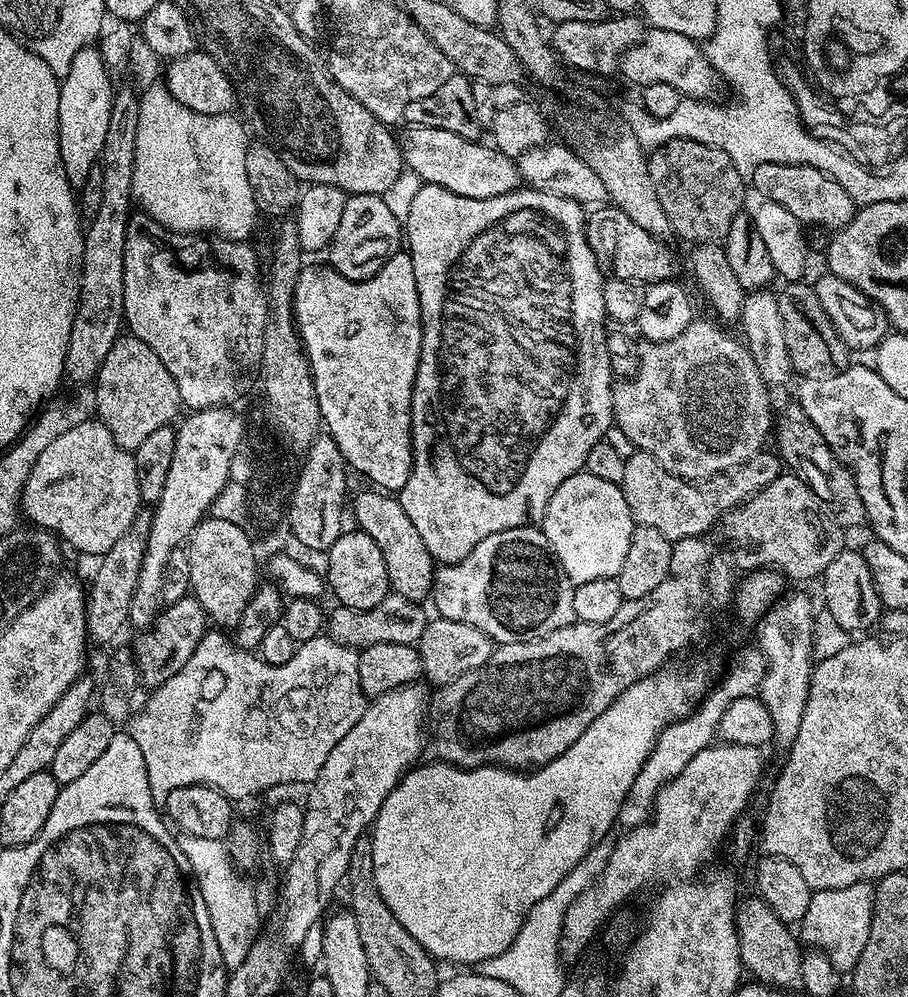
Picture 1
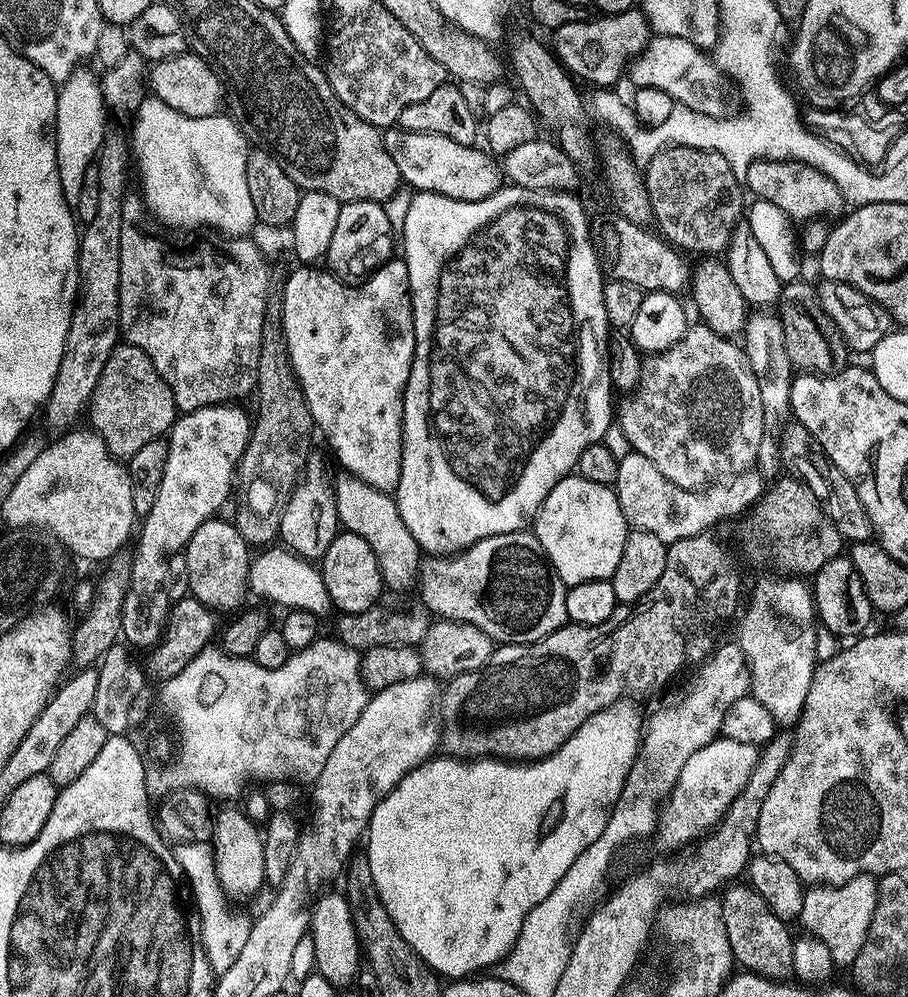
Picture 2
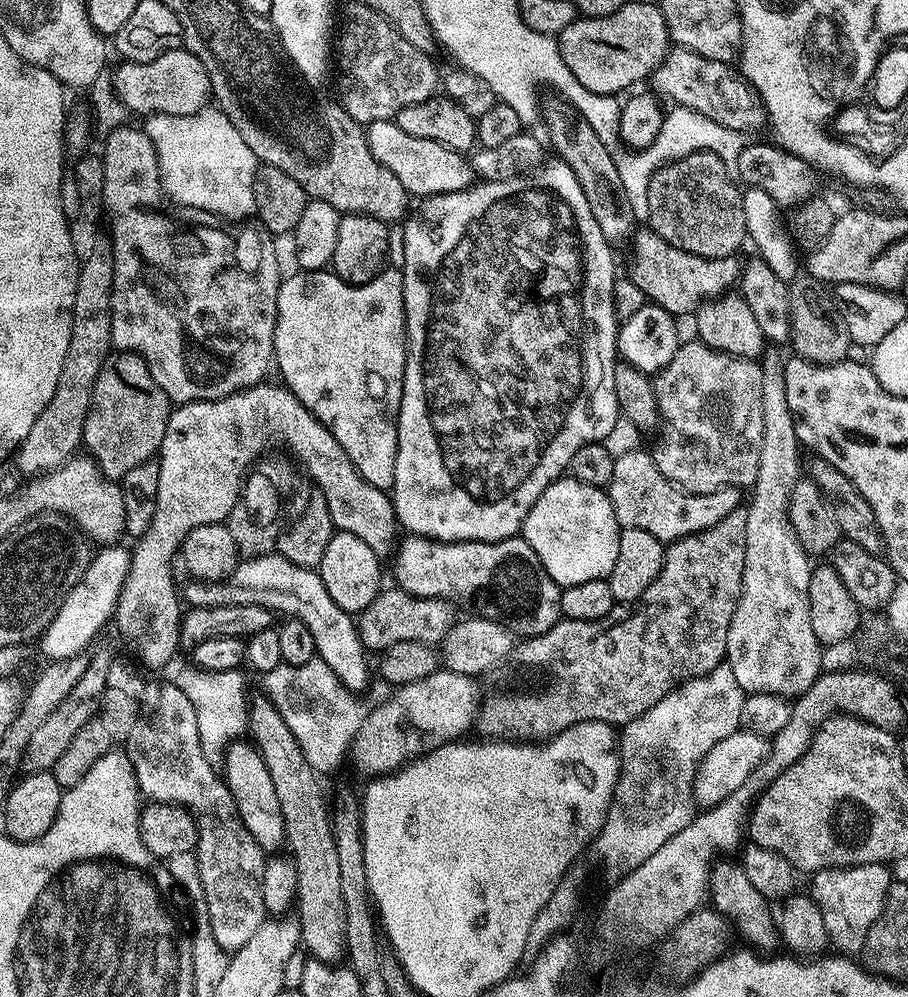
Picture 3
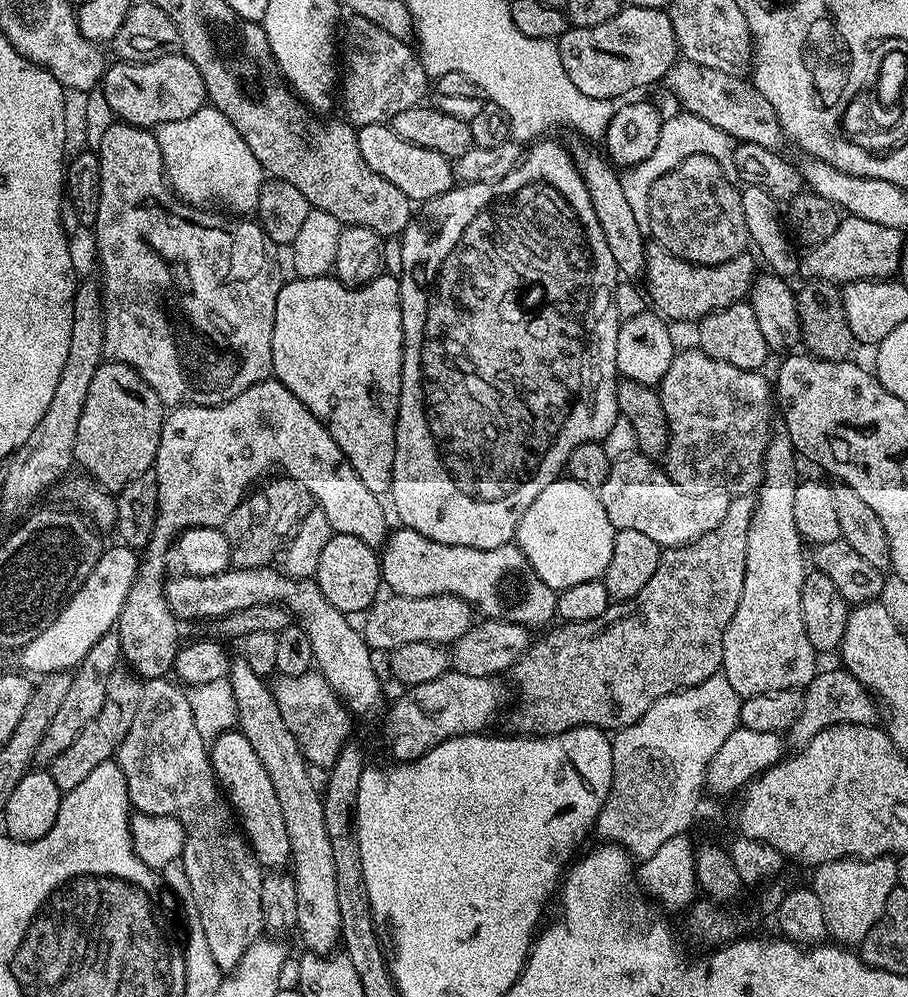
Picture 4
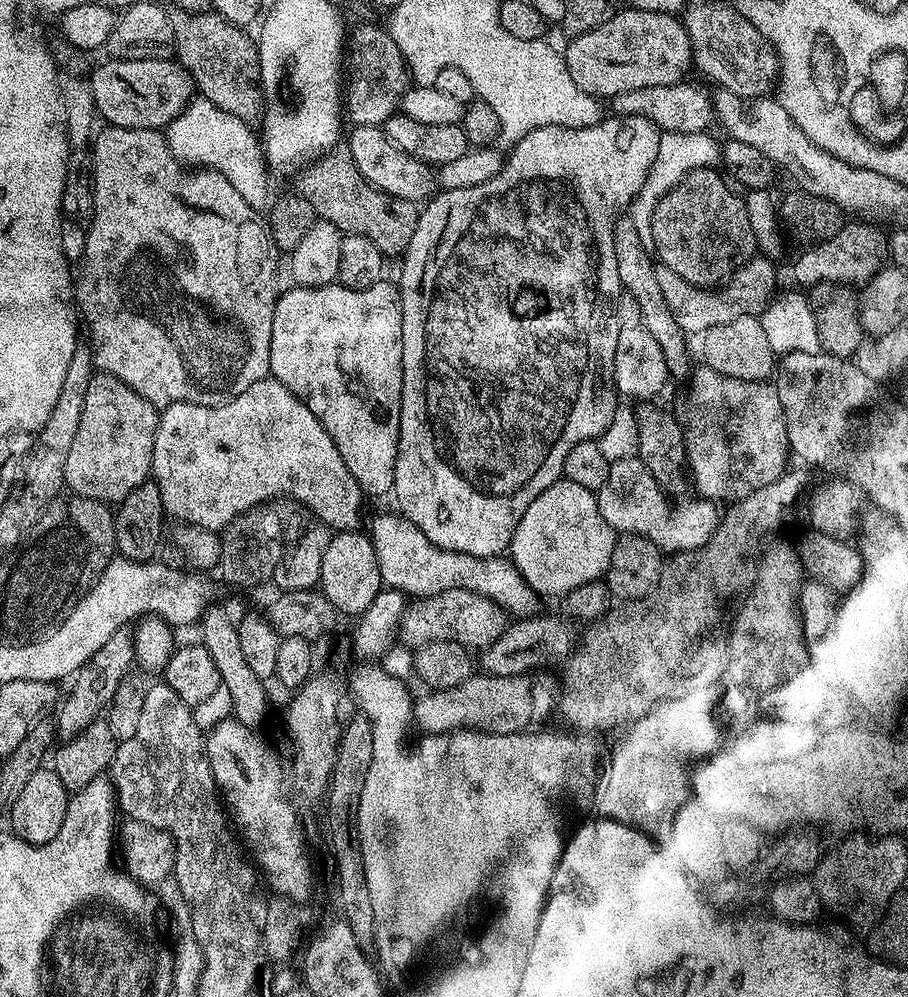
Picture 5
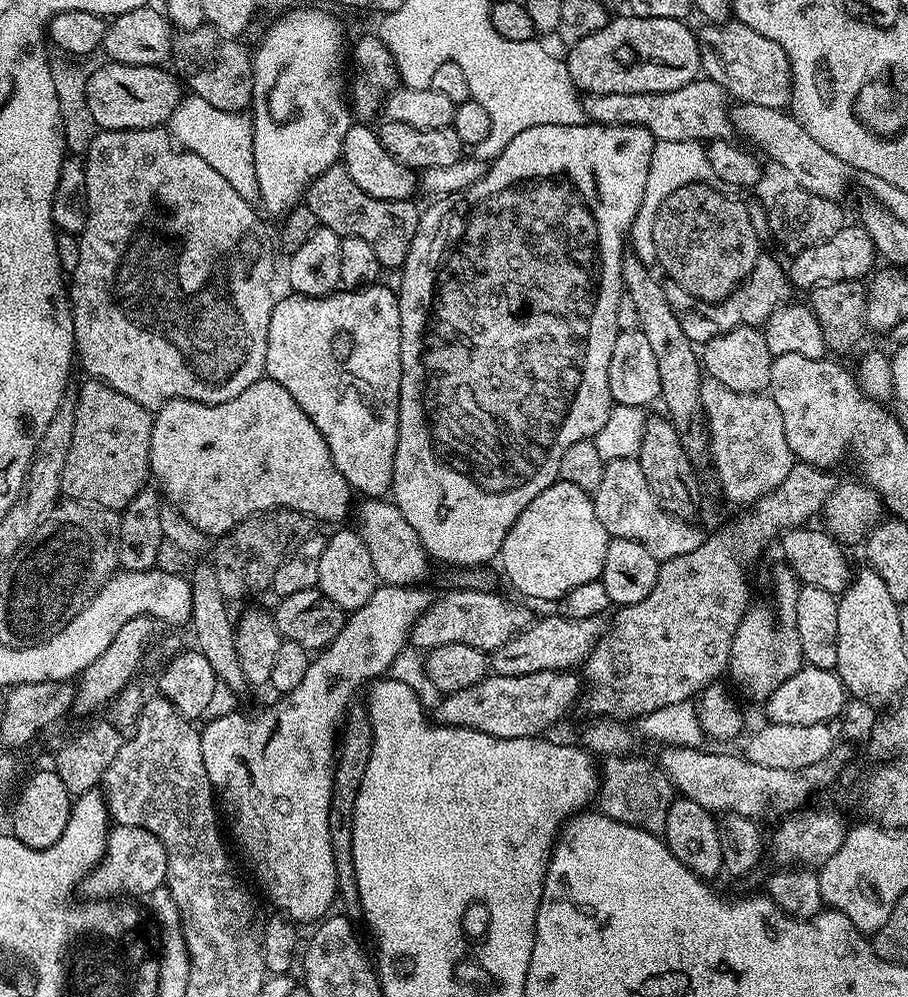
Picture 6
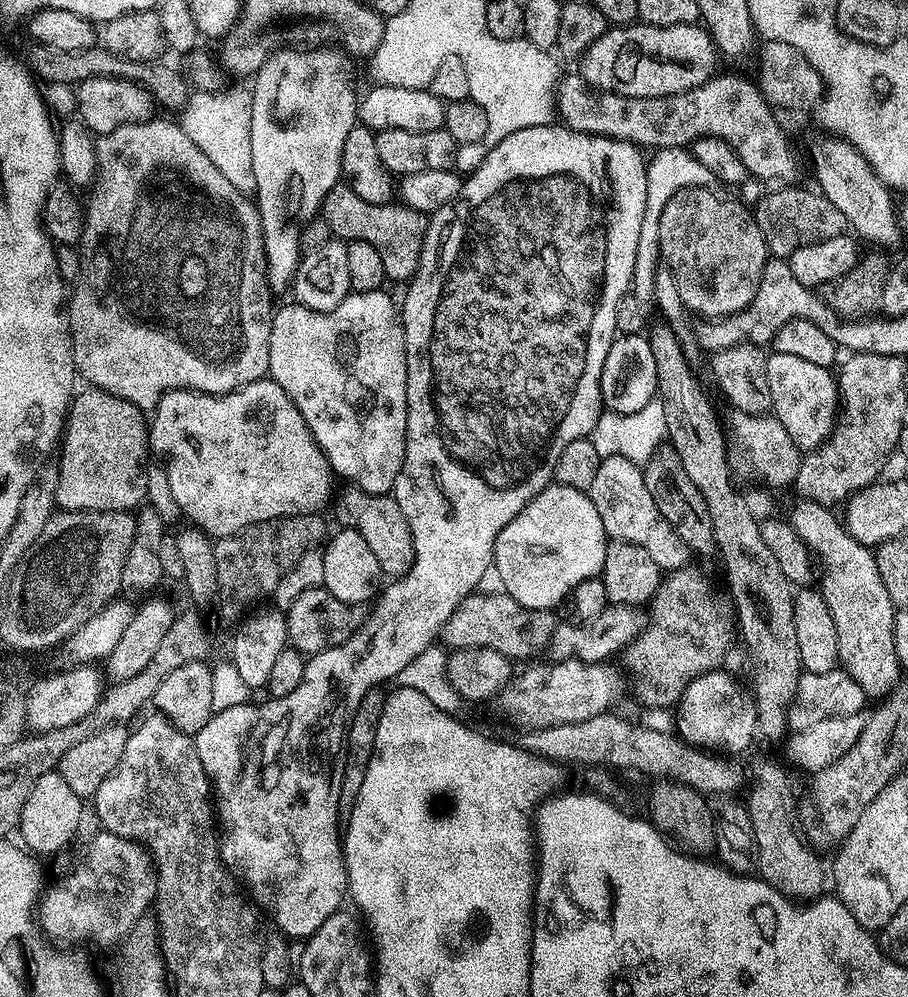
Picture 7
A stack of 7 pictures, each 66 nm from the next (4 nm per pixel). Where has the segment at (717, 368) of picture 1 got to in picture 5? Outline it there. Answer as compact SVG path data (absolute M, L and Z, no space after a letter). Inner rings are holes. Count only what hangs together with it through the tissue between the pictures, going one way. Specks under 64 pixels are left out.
M707 366L693 367L690 372L692 381L688 384L688 405L684 408L682 415L682 427L684 430L684 459L687 467L690 469L690 480L696 483L696 488L701 497L713 502L735 502L754 494L762 486L770 486L779 476L785 475L786 468L784 463L790 460L790 449L788 446L788 435L786 434L786 418L782 414L782 402L778 402L778 390L775 383L768 380L743 380L742 378L732 378L718 374L718 370Z

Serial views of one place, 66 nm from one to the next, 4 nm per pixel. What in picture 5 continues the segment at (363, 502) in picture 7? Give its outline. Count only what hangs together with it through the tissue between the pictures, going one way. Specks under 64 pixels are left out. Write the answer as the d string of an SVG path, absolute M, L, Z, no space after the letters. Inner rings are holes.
M403 514L396 516L376 516L372 520L370 535L374 554L378 558L378 570L381 581L400 592L405 592L408 598L433 596L442 590L470 590L482 594L494 602L509 617L527 618L541 611L541 597L522 578L520 571L511 559L500 556L475 556L462 554L454 550L446 550L434 546L414 522L410 522Z

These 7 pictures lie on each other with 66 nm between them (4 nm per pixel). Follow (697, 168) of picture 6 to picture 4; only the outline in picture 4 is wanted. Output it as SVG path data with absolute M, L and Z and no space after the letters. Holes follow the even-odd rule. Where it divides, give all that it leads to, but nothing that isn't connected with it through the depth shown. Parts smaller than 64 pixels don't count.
M681 111L679 115L672 116L669 120L667 117L661 123L658 146L654 146L654 154L650 154L650 158L646 158L642 162L631 165L620 177L622 190L626 190L626 202L630 202L631 210L634 213L634 222L638 222L638 230L645 234L650 233L650 202L648 201L650 186L654 182L658 182L658 178L662 178L662 174L674 170L674 166L686 162L686 158L713 156L718 162L718 166L722 166L722 174L726 174L728 181L735 185L740 184L738 170L734 166L736 144L732 137L727 136L722 130L718 130L718 126L710 126L710 122L698 118L692 112Z

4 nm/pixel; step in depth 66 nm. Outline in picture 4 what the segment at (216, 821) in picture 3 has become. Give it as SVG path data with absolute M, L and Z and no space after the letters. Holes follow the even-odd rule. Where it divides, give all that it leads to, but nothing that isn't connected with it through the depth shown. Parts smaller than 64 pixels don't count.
M167 677L147 680L142 685L140 702L138 702L138 710L136 717L131 723L129 732L125 735L125 740L118 744L114 753L115 759L118 761L122 774L126 778L126 786L128 787L128 802L136 812L149 812L155 816L172 816L176 820L182 822L184 833L186 834L186 842L184 843L183 861L185 866L185 878L187 887L190 889L190 896L196 899L195 910L201 920L201 925L205 931L206 942L209 943L212 958L216 960L217 965L222 970L231 970L236 967L237 962L242 958L242 954L246 954L246 950L252 943L261 939L262 929L264 928L264 915L262 914L262 882L264 881L266 872L262 867L256 855L252 853L247 839L238 827L237 821L234 819L234 813L220 787L216 783L216 774L212 771L212 761L210 759L210 748L206 743L202 734L198 734L198 726L194 722L193 708L189 695L175 681Z

